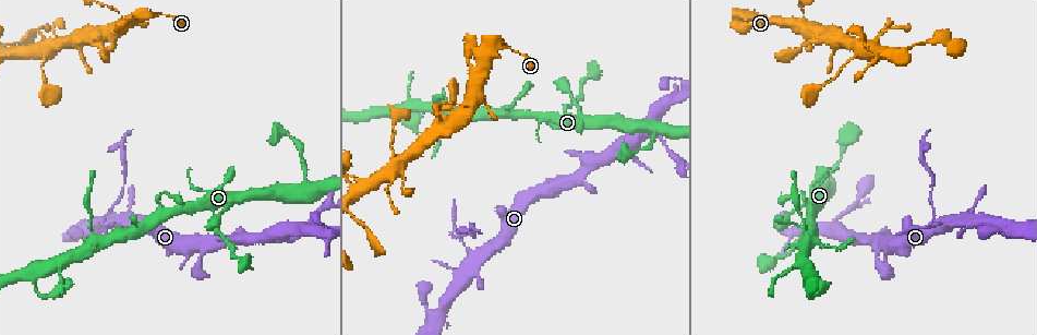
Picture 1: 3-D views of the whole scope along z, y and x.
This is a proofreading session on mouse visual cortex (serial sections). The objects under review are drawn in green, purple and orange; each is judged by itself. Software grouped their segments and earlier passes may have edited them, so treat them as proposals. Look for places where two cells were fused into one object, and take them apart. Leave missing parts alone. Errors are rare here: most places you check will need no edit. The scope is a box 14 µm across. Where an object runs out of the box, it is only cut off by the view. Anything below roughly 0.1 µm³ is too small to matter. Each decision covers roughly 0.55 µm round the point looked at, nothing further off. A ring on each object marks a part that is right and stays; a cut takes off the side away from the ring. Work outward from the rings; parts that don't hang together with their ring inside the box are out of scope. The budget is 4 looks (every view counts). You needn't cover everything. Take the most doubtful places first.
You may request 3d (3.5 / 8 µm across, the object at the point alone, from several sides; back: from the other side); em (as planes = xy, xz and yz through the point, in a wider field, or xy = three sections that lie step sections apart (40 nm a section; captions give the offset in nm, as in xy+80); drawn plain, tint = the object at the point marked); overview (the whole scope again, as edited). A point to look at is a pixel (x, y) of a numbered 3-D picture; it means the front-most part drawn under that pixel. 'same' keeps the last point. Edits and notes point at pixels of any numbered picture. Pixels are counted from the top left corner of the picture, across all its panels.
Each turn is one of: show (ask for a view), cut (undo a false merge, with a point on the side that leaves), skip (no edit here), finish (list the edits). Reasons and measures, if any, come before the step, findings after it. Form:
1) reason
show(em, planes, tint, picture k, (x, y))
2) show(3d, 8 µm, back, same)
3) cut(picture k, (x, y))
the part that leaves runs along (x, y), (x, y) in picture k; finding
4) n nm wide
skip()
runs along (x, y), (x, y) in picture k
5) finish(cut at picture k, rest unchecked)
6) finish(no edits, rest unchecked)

abrupt turn
show(3d, 3.5 µm, picture 1, (455, 229))

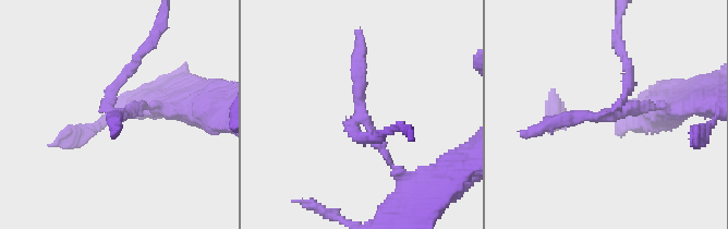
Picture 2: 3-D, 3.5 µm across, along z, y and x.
show(em, xy, step 1, tint, picture 2, (122, 110))

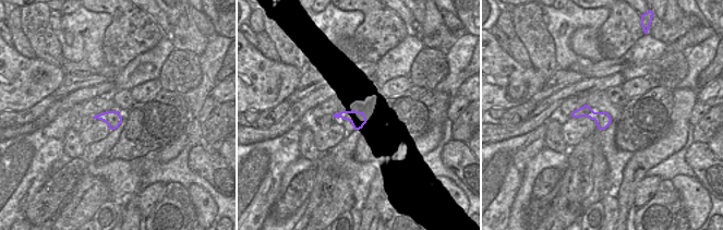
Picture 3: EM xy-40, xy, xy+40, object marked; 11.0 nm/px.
cut(picture 2, (132, 70))
the part that leaves runs along (108, 103), (161, 22) in picture 2; two cells meet here

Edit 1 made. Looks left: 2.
thin arm on a thick one
show(3d, 3.5 µm, picture 1, (801, 17))

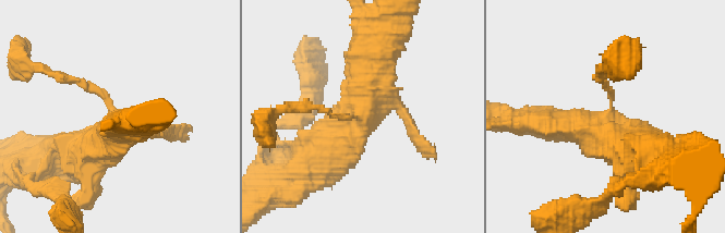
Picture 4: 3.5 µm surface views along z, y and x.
show(em, xy, step 2, tint, picture 4, (356, 117))

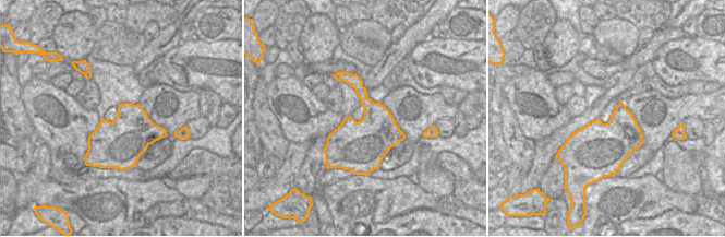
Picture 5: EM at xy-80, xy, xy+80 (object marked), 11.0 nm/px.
480 nm wide
skip()
runs along (376, 66), (363, 117), (295, 108) in picture 4; continuous, no second cell

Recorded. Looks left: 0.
finish(cut at picture 2, rest unchecked)

